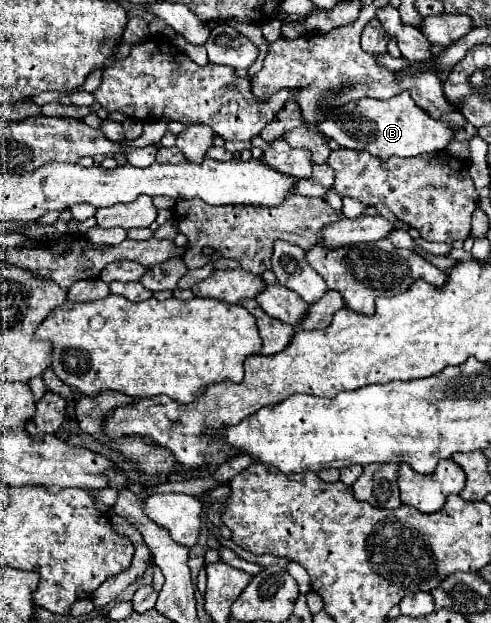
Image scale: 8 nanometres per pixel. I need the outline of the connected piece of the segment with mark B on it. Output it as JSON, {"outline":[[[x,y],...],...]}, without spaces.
{"outline":[[[403,91],[391,99],[373,99],[373,97],[363,97],[359,101],[353,101],[353,103],[345,103],[333,111],[329,111],[325,115],[325,119],[321,119],[317,123],[319,131],[329,135],[331,139],[335,139],[341,147],[347,147],[347,149],[365,149],[367,153],[377,153],[377,157],[381,159],[387,159],[391,155],[397,155],[397,157],[415,157],[419,153],[433,153],[433,151],[441,151],[449,145],[451,137],[453,137],[453,131],[449,129],[449,125],[445,125],[443,121],[437,121],[433,119],[427,111],[423,111],[419,105],[413,103],[409,91]]]}

